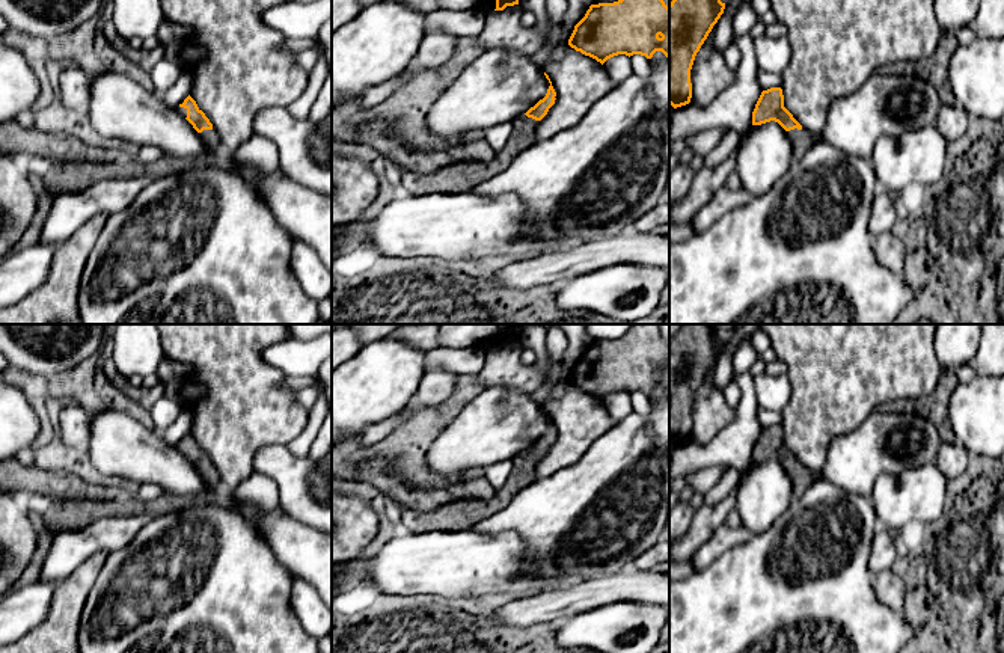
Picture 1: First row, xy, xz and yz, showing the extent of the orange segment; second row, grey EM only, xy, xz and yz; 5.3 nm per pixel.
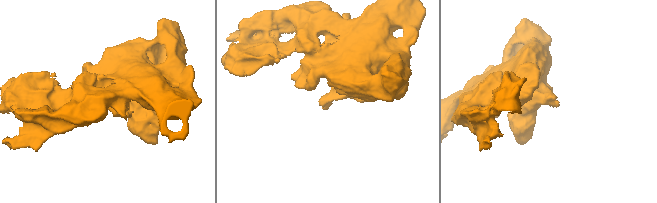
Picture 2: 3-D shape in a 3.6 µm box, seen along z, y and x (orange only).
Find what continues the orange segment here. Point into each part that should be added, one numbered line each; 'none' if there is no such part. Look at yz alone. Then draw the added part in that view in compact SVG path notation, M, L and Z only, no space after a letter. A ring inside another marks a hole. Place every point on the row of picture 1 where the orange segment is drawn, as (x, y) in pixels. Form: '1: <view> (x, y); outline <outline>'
1: yz (802, 139); outline M790 130L787 131L787 136L793 145L793 158L799 160L807 152L808 148L811 148L814 143L822 142L823 136L822 133L810 133L808 130Z

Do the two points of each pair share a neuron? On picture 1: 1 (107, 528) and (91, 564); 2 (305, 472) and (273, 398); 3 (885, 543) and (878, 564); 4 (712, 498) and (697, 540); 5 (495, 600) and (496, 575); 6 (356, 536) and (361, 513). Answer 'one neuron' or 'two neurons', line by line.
1: two neurons
2: two neurons
3: one neuron
4: two neurons
5: two neurons
6: one neuron

